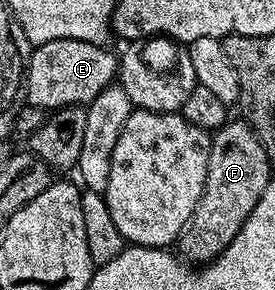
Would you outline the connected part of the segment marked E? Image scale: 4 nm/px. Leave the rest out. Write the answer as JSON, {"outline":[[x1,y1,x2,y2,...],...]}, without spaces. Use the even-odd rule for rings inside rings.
{"outline":[[49,40,34,47,27,61,27,84,25,102,48,112,60,110,62,106,87,106,107,86,116,81,120,59,107,50,106,45,98,46,85,40]]}

